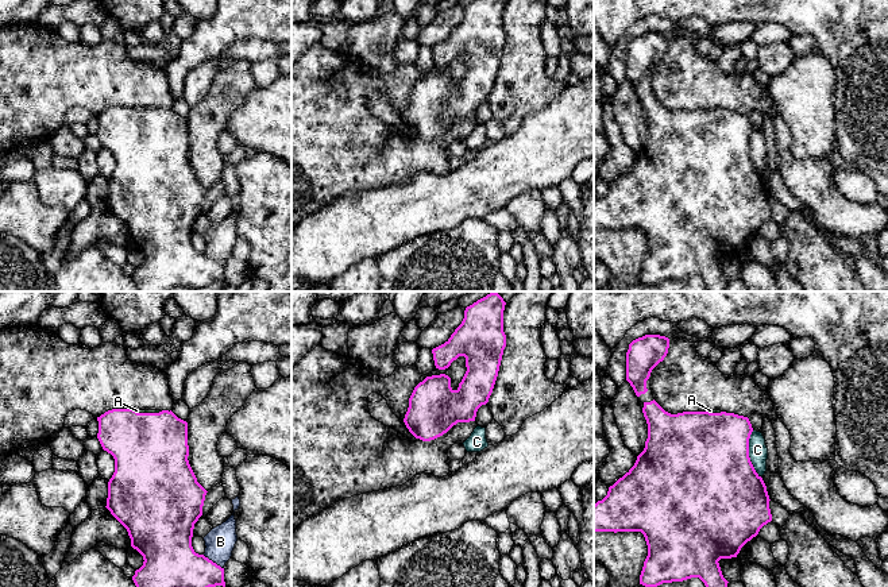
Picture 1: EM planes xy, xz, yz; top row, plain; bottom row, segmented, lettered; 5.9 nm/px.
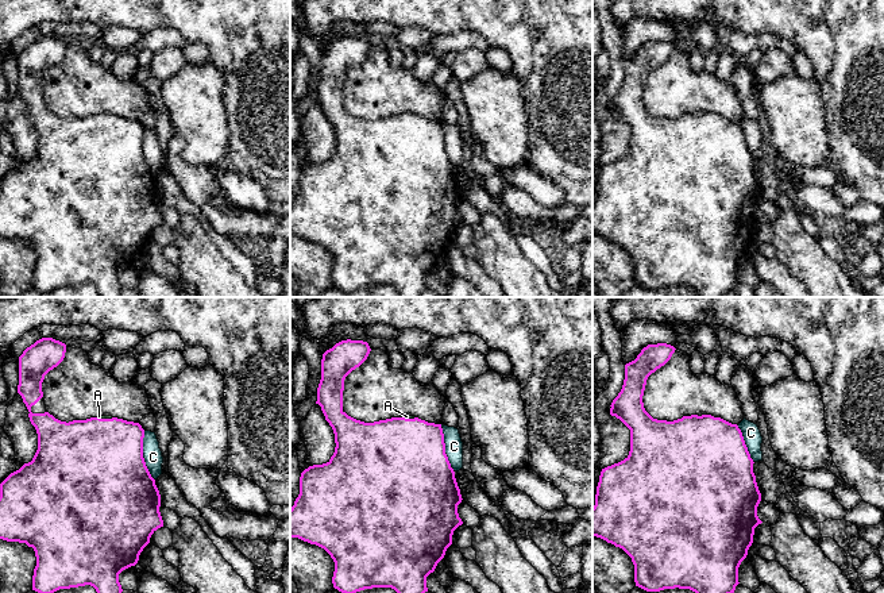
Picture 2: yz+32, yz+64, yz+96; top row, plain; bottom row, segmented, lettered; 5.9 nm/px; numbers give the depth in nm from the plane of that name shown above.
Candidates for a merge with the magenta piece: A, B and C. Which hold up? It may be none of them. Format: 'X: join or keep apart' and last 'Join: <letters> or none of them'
A: join
B: keep apart
C: keep apart
Join: A

